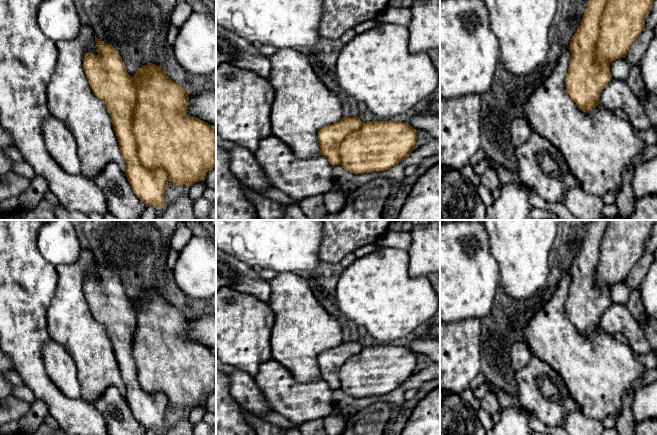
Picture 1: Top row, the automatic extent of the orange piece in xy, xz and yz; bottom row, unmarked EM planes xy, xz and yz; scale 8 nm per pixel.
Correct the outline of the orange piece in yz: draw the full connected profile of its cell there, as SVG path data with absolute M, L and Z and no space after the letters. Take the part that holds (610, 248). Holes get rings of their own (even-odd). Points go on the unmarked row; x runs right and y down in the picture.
M591 220L584 236L581 249L571 263L570 286L566 299L566 314L578 332L585 337L601 328L602 314L612 304L610 288L616 283L626 282L632 267L645 253L645 243L648 241L653 225L657 220Z

